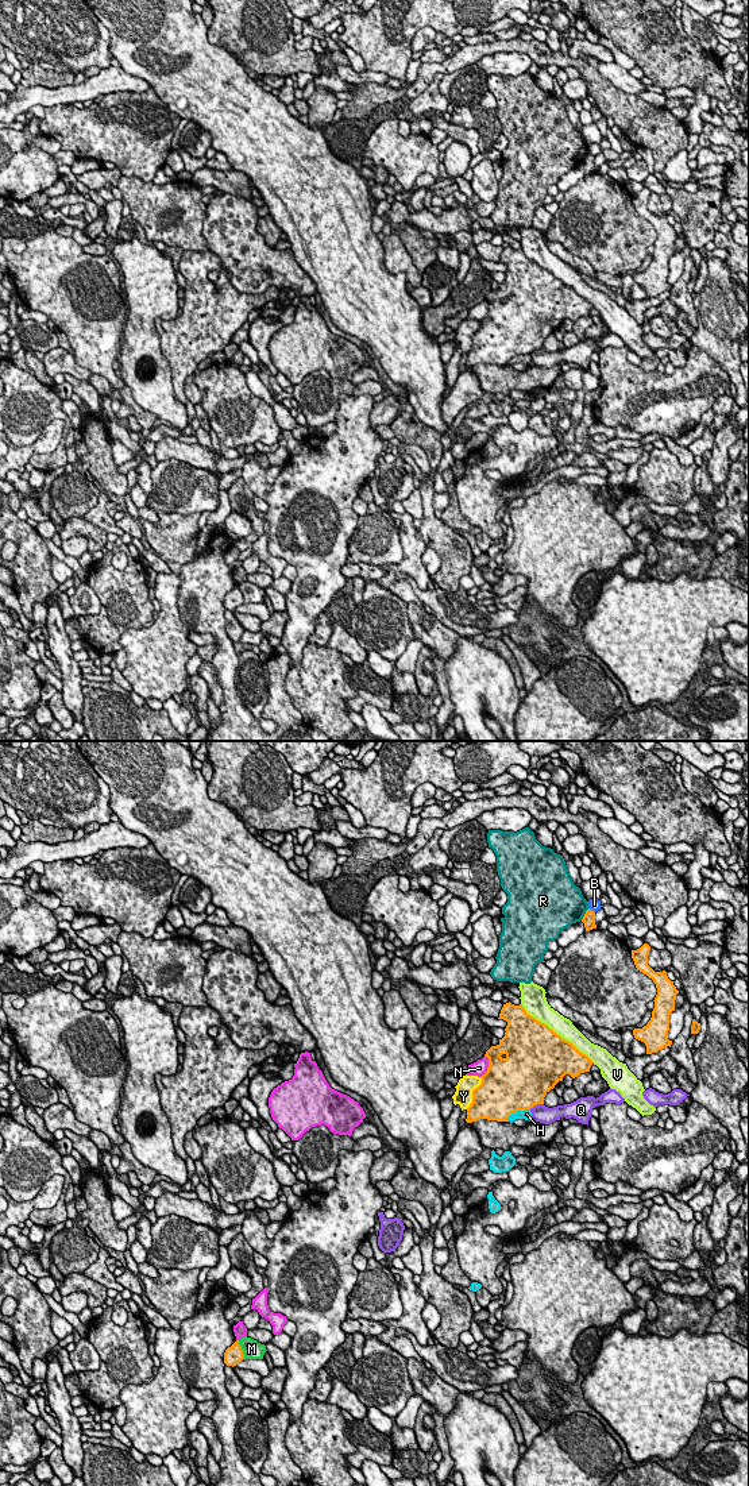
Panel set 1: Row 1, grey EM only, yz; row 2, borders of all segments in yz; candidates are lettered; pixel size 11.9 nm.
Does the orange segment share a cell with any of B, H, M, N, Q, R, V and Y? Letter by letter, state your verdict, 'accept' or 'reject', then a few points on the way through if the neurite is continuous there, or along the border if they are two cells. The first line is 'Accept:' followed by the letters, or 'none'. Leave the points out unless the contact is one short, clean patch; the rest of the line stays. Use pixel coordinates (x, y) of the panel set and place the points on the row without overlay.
Accept: none
B: reject | along yz (589, 151), (594, 157)
H: reject | along yz (529, 352), (514, 355), (505, 365)
M: reject | along yz (238, 585), (246, 602)
N: reject
Q: reject
R: reject | along yz (589, 153), (580, 163)
V: reject
Y: reject

